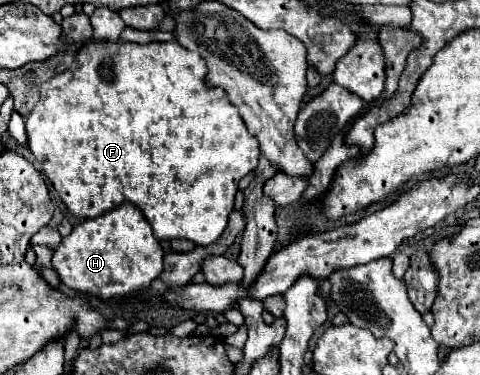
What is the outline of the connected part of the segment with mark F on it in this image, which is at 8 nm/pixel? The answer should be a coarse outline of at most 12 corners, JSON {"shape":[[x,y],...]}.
{"shape":[[91,39],[27,145],[77,217],[211,245],[259,147],[205,59]]}

